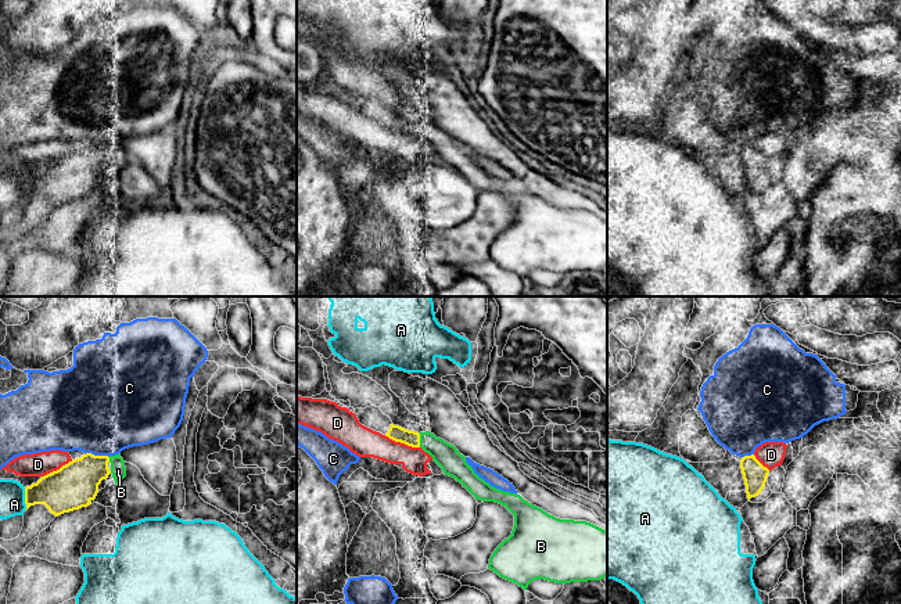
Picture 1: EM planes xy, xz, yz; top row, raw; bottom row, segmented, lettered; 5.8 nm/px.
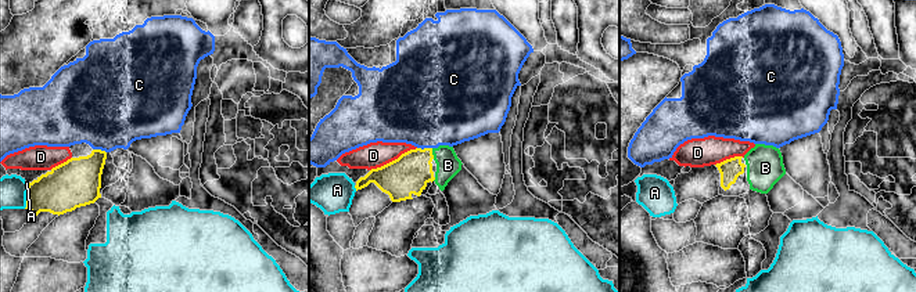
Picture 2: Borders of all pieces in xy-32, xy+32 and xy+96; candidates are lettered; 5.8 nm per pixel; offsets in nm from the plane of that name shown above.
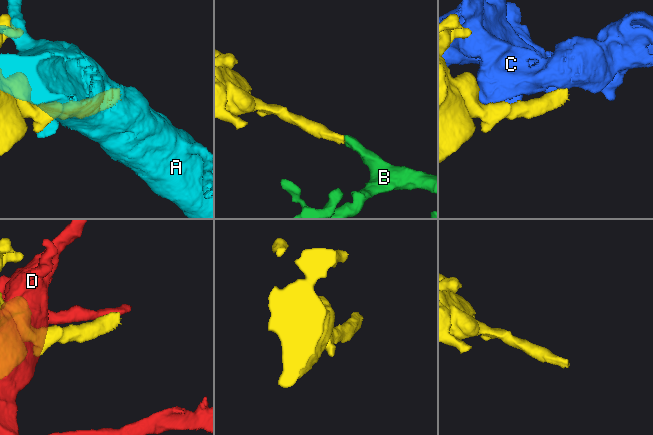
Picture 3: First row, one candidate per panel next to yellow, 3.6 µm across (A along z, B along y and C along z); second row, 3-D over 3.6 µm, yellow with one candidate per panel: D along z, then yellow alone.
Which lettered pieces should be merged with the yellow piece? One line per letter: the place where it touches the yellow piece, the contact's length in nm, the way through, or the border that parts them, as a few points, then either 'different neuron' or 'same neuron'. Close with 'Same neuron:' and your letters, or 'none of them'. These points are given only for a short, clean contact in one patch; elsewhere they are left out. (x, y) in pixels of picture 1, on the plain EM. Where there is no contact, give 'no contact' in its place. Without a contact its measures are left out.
A: contact xy (25, 189); length 140 nm; different neuron
B: contact xz (419, 130); length 80 nm; same neuron
C: contact xy (97, 146); length 150 nm; different neuron
D: contact xz (402, 132); length 220 nm; different neuron
Same neuron: B

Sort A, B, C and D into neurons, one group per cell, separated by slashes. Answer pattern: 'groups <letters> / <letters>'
groups A / B / C / D

